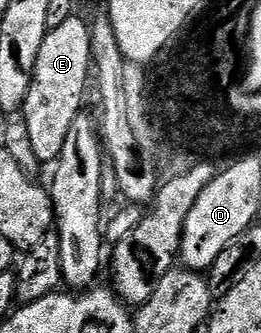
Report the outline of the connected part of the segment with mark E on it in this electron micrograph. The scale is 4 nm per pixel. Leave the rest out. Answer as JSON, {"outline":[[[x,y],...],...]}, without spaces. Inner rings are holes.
{"outline":[[[73,17],[49,30],[42,49],[38,49],[30,93],[22,108],[26,127],[30,129],[30,145],[34,145],[34,157],[38,157],[41,165],[52,165],[59,159],[66,133],[70,133],[70,125],[81,114],[88,71],[90,75],[93,67],[91,26],[87,22]]]}

